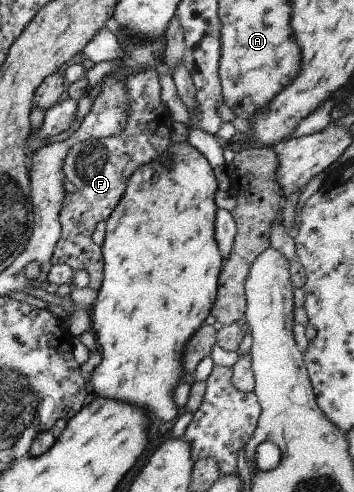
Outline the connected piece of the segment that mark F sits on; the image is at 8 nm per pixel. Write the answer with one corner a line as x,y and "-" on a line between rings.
145,69
128,74
122,85
126,92
126,123
122,133
75,143
62,164
62,173
75,186
75,191
64,193
58,214
60,239
55,243
51,263
66,264
74,273
84,270
88,276
87,287
93,292
100,289
104,276
101,249
90,239
95,225
107,220
122,199
132,174
144,164
152,164
171,147
172,119
161,102
156,71

